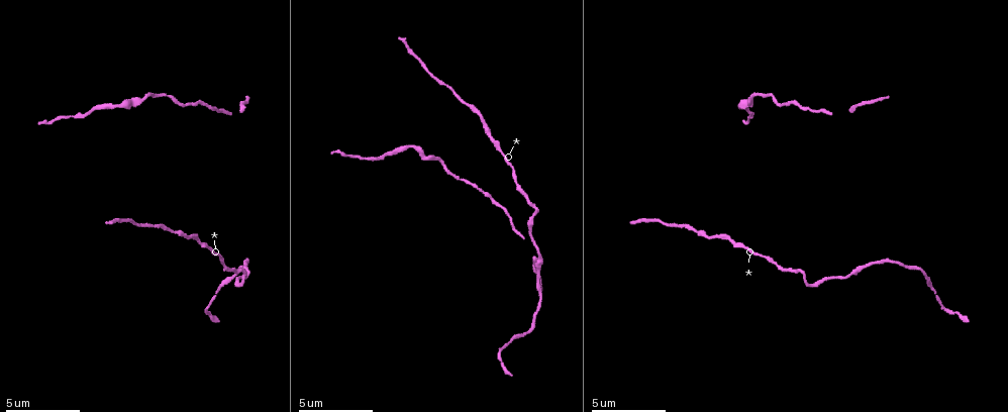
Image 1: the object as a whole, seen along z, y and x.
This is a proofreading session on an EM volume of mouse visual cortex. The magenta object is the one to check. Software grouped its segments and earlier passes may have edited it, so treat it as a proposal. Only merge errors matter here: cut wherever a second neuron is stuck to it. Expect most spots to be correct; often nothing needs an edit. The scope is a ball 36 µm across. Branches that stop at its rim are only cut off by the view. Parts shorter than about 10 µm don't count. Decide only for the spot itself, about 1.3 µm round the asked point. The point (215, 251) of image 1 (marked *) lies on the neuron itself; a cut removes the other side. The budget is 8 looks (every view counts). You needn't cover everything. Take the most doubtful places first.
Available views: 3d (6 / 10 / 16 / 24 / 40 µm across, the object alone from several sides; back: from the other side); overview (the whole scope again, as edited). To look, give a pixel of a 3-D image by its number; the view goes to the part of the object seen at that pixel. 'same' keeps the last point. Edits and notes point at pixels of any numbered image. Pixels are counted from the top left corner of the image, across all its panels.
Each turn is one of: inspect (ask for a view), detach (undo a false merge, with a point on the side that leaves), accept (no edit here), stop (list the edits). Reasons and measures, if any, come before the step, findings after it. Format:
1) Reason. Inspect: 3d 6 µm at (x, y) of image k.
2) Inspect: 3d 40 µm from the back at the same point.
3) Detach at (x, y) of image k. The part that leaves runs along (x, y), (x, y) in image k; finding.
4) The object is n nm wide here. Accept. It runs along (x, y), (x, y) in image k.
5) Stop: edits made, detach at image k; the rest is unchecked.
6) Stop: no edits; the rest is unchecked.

A narrow waist. Inspect: 3d 6 µm at (126, 108) of image 1.

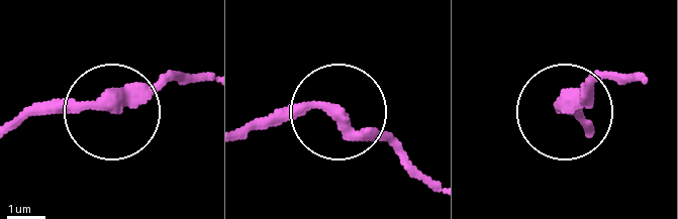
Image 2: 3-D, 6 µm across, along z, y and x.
Accept. Continuous, no second neuron.

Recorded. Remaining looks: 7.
Thick turns thin. Inspect: 3d 6 µm at (537, 280) of image 1.

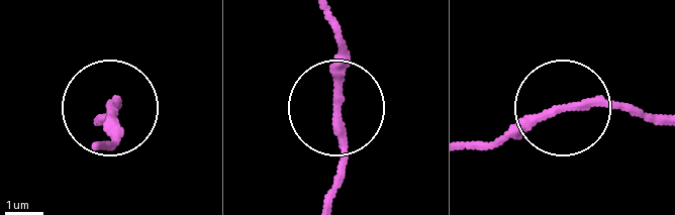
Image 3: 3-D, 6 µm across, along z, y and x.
The object is 210 nm wide here. Accept. It runs along (474, 146), (513, 139), (571, 107), (658, 117) in image 3; one neuron here.

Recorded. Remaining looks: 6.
Narrows sharply. Inspect: 3d 10 µm at (805, 275) of image 1.

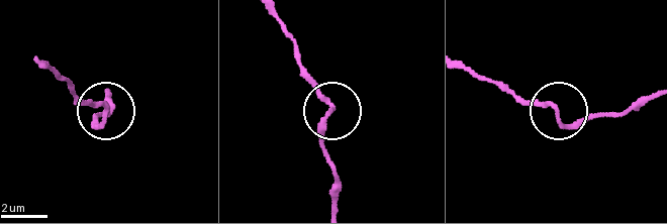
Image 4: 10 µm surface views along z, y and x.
Accept. One neuron here.

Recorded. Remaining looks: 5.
Thin neck. Inspect: 3d 10 µm at (170, 229) of image 1.

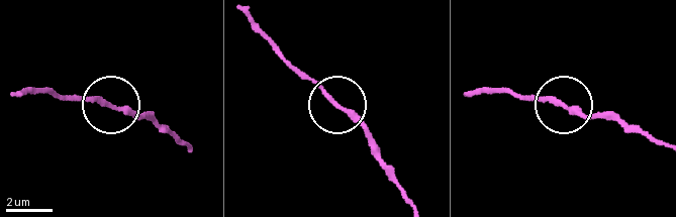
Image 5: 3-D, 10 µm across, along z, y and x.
Inspect: 3d 10 µm from the back at (565, 106) of image 5.

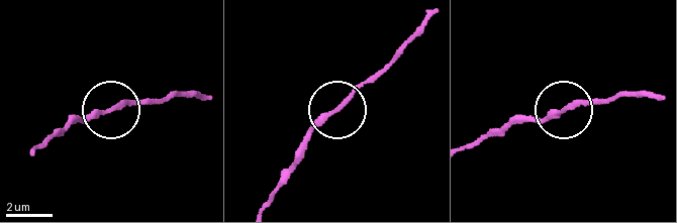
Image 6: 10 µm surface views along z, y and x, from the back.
The object is 220 nm wide here. Accept. It runs along (270, 192), (302, 141), (387, 68) in image 6; all the same neuron.

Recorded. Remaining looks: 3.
Stop: no edits; the rest is unchecked.

